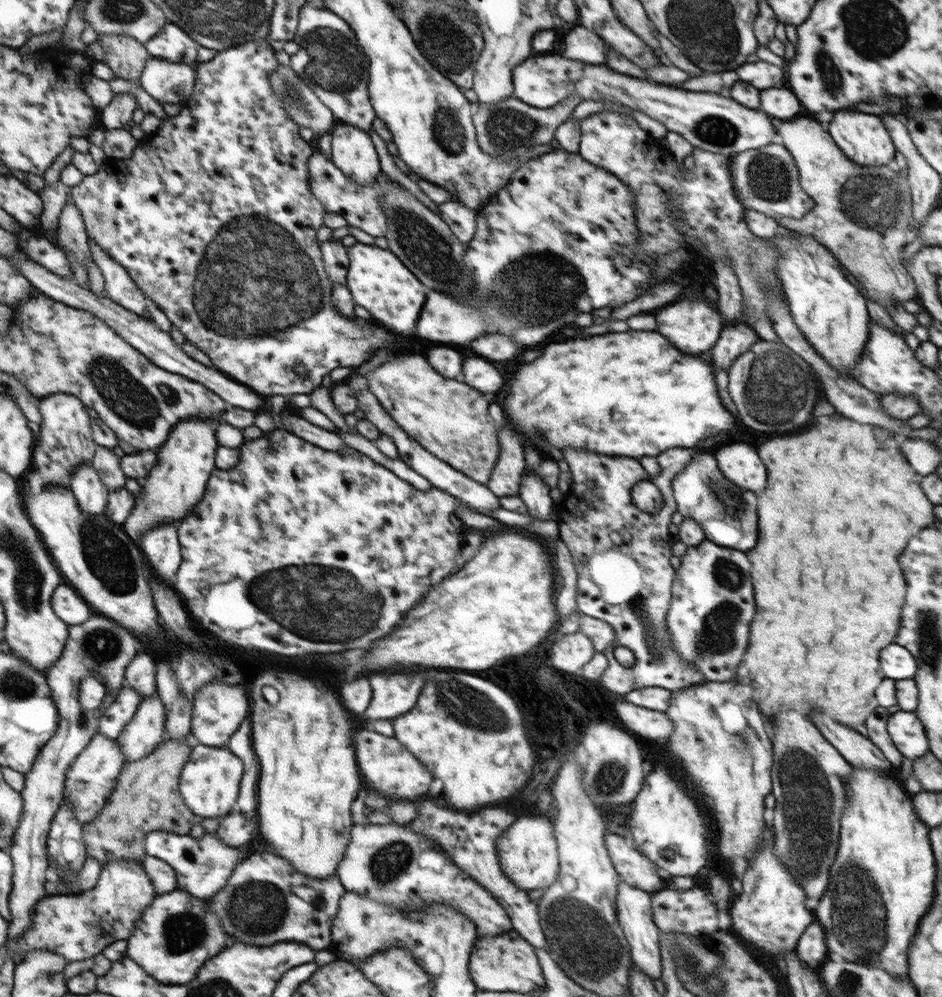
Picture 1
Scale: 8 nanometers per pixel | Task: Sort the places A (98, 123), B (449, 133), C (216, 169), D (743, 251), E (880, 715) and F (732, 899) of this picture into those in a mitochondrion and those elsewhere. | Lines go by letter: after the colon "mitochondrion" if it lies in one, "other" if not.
A: other
B: mitochondrion
C: other
D: mitochondrion
E: other
F: other

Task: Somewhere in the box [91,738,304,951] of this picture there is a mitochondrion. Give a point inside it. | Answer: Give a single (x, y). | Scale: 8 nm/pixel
(259, 905)

